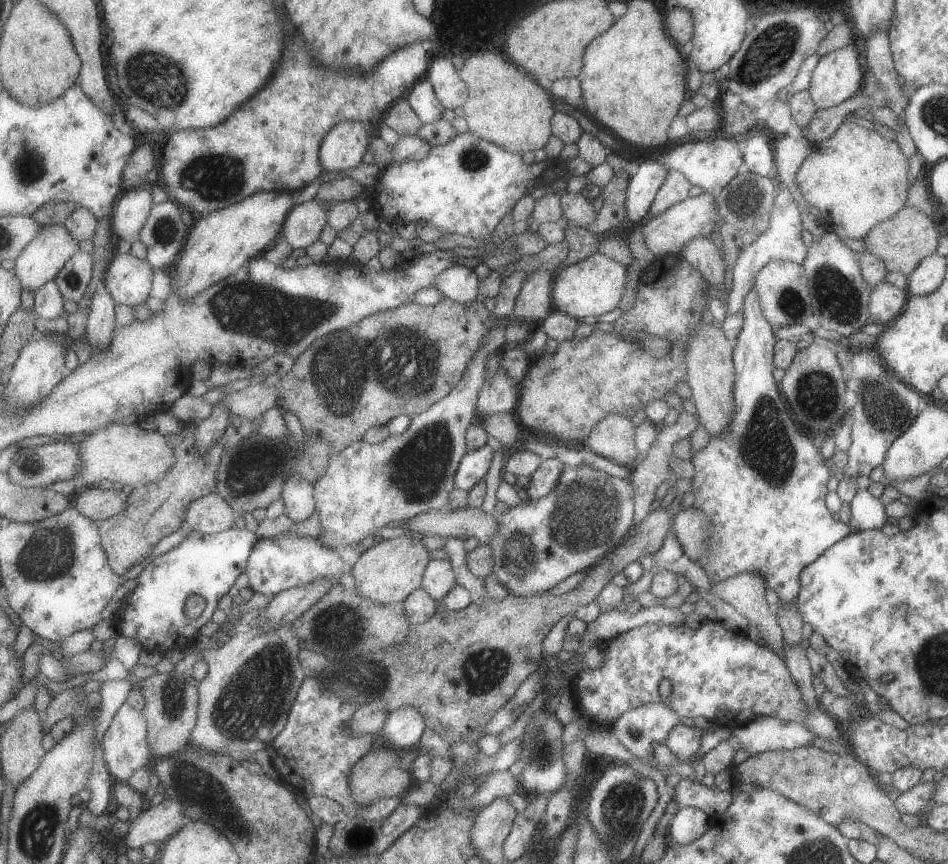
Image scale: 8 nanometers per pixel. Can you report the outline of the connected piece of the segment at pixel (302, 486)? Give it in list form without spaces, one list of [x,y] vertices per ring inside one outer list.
[[[294,474],[284,488],[283,500],[286,504],[286,513],[292,520],[299,524],[316,514],[317,498],[314,482],[306,480],[300,474]]]

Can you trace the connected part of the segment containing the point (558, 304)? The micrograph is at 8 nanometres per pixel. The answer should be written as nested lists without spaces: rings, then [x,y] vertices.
[[[600,252],[588,256],[586,260],[563,268],[555,278],[554,302],[555,309],[582,318],[584,316],[596,316],[606,314],[618,307],[622,300],[622,294],[626,290],[628,272],[626,266],[604,256]]]

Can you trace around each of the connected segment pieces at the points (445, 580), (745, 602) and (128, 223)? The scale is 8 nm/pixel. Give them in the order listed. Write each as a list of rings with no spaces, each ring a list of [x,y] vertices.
[[[432,560],[424,579],[424,587],[437,601],[442,602],[459,584],[452,560]]]
[[[742,572],[738,573],[738,576],[726,578],[722,582],[714,582],[710,593],[734,606],[744,618],[747,618],[749,622],[752,622],[758,628],[758,632],[760,632],[763,639],[763,645],[781,655],[785,646],[784,635],[775,608],[764,598],[766,590],[768,590],[766,582],[758,572]]]
[[[148,186],[125,192],[115,204],[112,232],[130,241],[140,238],[140,232],[151,219],[155,204],[154,194]]]

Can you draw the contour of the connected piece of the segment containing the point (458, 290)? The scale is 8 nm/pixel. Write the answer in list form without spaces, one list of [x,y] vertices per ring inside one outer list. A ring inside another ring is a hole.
[[[457,264],[438,276],[435,288],[456,301],[472,306],[478,300],[476,296],[480,296],[480,275],[468,266]]]

